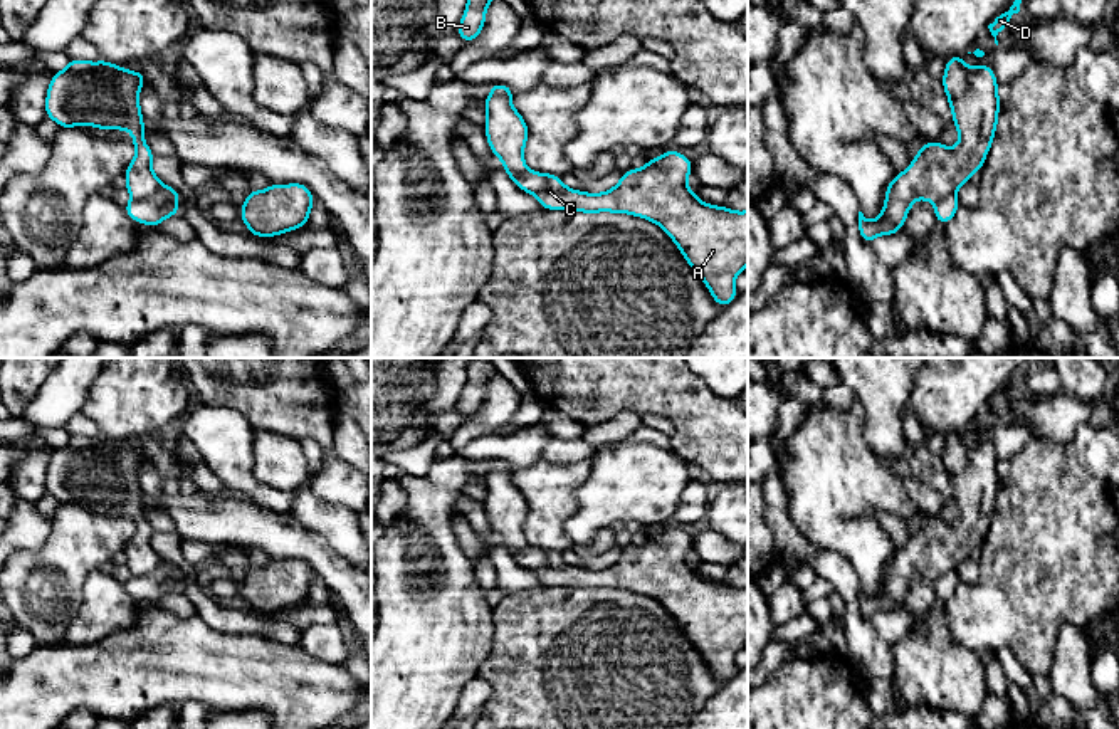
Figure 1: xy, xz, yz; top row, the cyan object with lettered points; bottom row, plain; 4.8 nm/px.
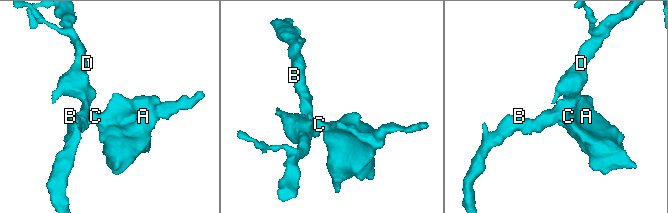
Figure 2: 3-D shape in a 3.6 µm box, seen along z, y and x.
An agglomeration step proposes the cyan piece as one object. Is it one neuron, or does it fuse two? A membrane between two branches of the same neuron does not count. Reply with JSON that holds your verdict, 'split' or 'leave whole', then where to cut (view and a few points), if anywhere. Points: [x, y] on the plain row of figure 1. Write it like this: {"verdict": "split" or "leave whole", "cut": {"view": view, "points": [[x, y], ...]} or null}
{"verdict": "split", "cut": {"view": "xy", "points": [[162, 560], [148, 573], [133, 576]]}}

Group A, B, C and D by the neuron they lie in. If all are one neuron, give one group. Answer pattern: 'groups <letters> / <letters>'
groups A C / B D

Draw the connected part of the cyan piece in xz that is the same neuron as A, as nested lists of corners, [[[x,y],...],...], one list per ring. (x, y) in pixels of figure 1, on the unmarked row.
[[[667,526],[662,532],[647,536],[642,546],[628,544],[618,561],[603,569],[571,566],[551,549],[526,548],[512,558],[519,566],[534,571],[544,586],[630,590],[657,600],[675,618],[722,685],[736,675],[734,653],[744,648],[748,640],[748,586],[734,588],[701,578],[686,561],[691,549],[692,538],[679,527]]]

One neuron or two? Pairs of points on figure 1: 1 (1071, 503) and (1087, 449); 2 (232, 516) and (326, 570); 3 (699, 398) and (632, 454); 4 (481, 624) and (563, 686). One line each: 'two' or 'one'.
1: two
2: one
3: two
4: two

